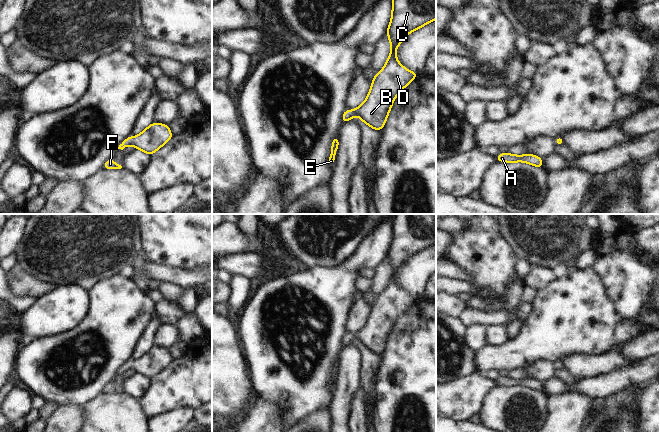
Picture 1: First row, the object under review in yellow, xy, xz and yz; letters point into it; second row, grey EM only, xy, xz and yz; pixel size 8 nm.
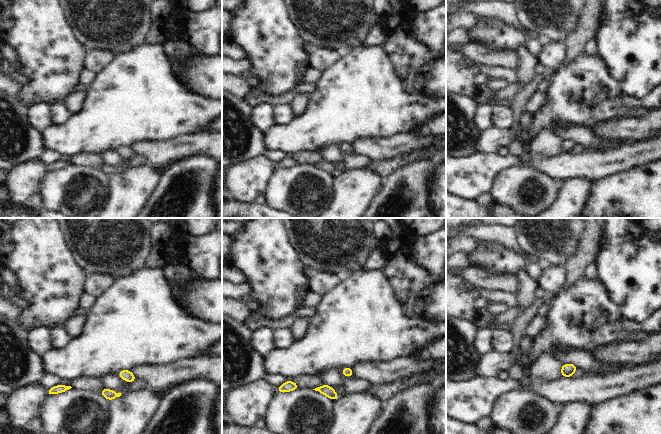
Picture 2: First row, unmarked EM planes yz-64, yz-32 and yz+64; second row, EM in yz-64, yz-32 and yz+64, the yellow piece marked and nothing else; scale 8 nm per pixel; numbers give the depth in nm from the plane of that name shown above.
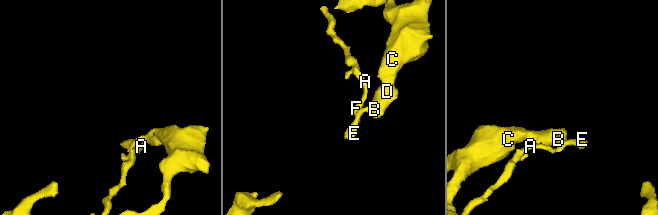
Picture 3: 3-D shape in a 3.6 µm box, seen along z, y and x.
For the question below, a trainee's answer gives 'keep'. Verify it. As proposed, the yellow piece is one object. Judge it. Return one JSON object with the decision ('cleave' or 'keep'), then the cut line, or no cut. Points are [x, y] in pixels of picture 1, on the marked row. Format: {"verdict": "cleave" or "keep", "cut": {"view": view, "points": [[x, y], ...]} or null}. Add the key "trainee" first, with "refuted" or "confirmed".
{"trainee": "confirmed", "verdict": "keep", "cut": null}

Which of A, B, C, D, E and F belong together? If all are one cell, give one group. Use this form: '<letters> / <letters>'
A B C D E F

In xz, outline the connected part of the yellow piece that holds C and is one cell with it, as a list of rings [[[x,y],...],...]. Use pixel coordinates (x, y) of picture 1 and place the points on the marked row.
[[[392,0],[392,16],[386,32],[391,44],[389,58],[384,68],[374,76],[367,99],[358,108],[346,110],[342,114],[343,123],[356,115],[372,129],[383,129],[396,96],[418,75],[418,73],[409,71],[399,63],[396,57],[396,49],[409,33],[420,29],[435,19],[436,0]]]

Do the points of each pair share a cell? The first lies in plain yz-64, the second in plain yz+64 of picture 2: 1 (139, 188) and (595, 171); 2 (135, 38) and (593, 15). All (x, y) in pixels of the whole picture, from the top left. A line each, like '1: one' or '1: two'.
1: two
2: two

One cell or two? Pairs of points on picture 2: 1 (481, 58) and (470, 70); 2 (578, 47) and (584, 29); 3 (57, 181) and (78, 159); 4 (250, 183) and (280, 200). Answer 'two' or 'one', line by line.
1: two
2: one
3: two
4: two

